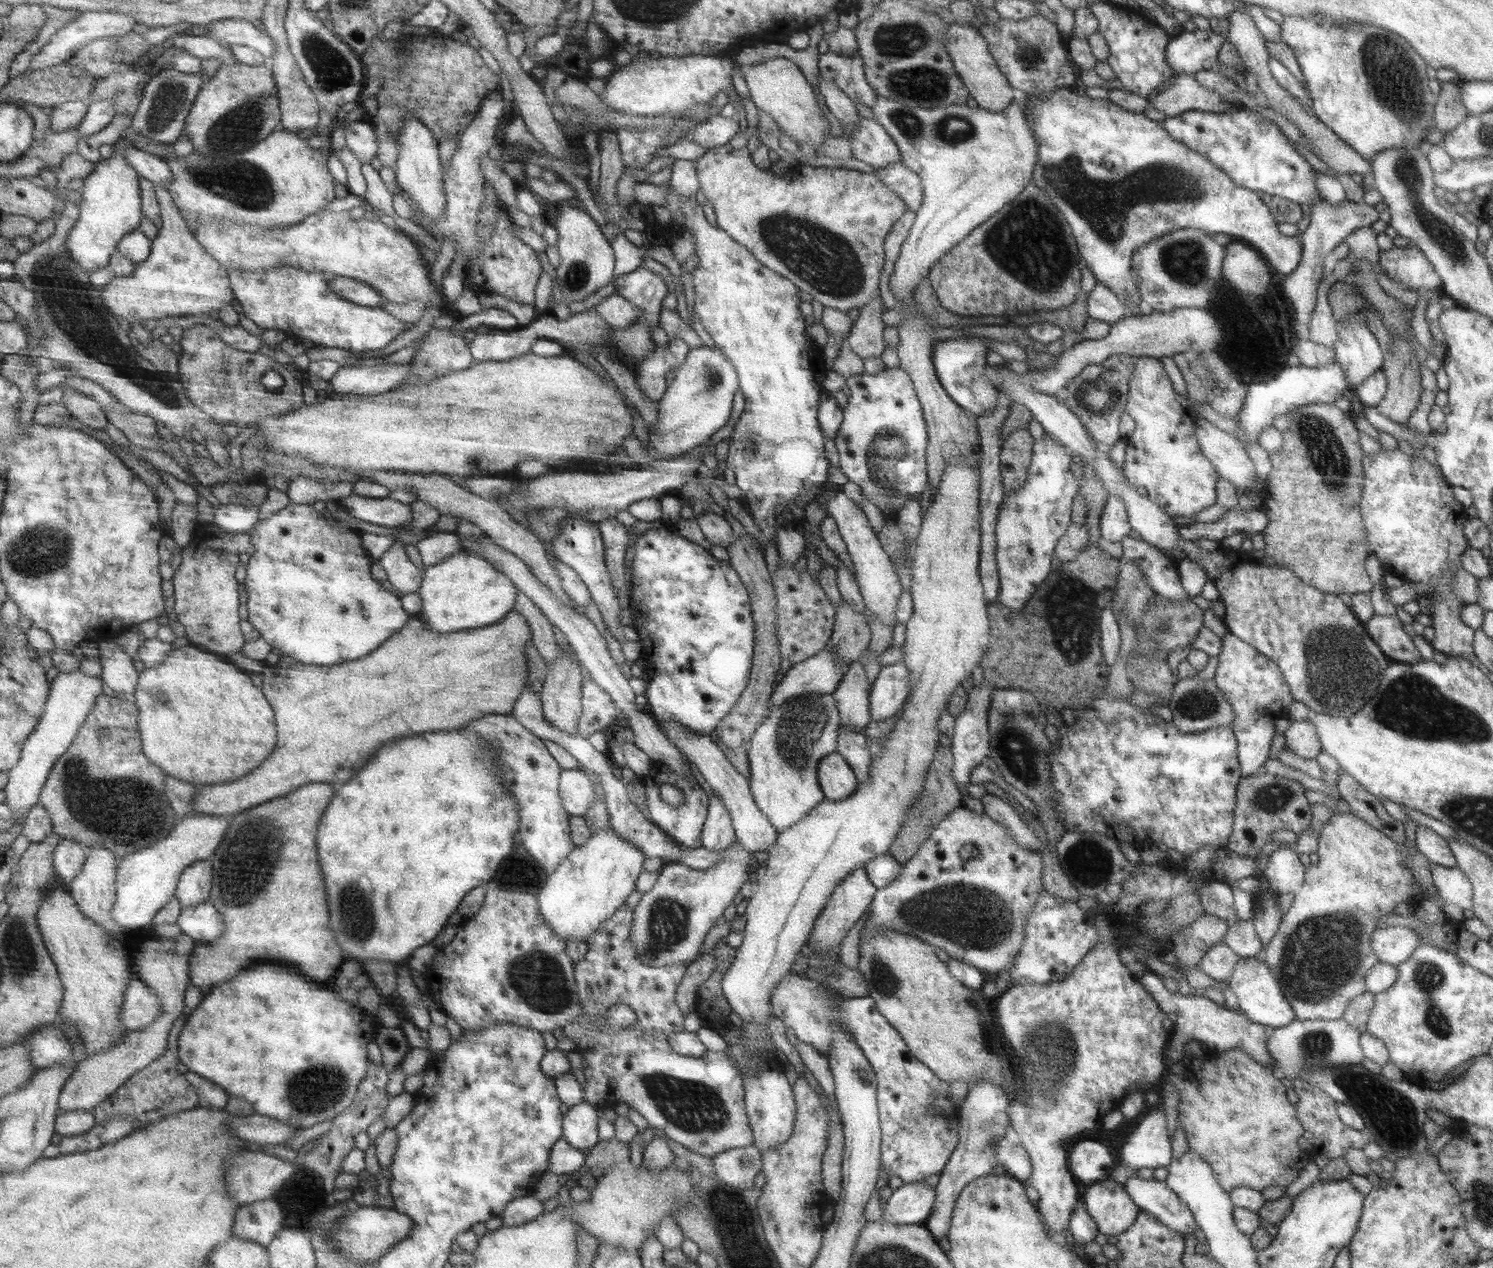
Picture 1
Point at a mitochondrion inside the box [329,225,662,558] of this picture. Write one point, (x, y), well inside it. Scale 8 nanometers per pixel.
(575, 278)

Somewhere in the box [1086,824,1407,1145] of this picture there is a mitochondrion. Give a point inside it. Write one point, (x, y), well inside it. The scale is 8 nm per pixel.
(1320, 955)

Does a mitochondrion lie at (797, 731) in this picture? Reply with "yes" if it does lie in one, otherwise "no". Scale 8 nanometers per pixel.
yes

